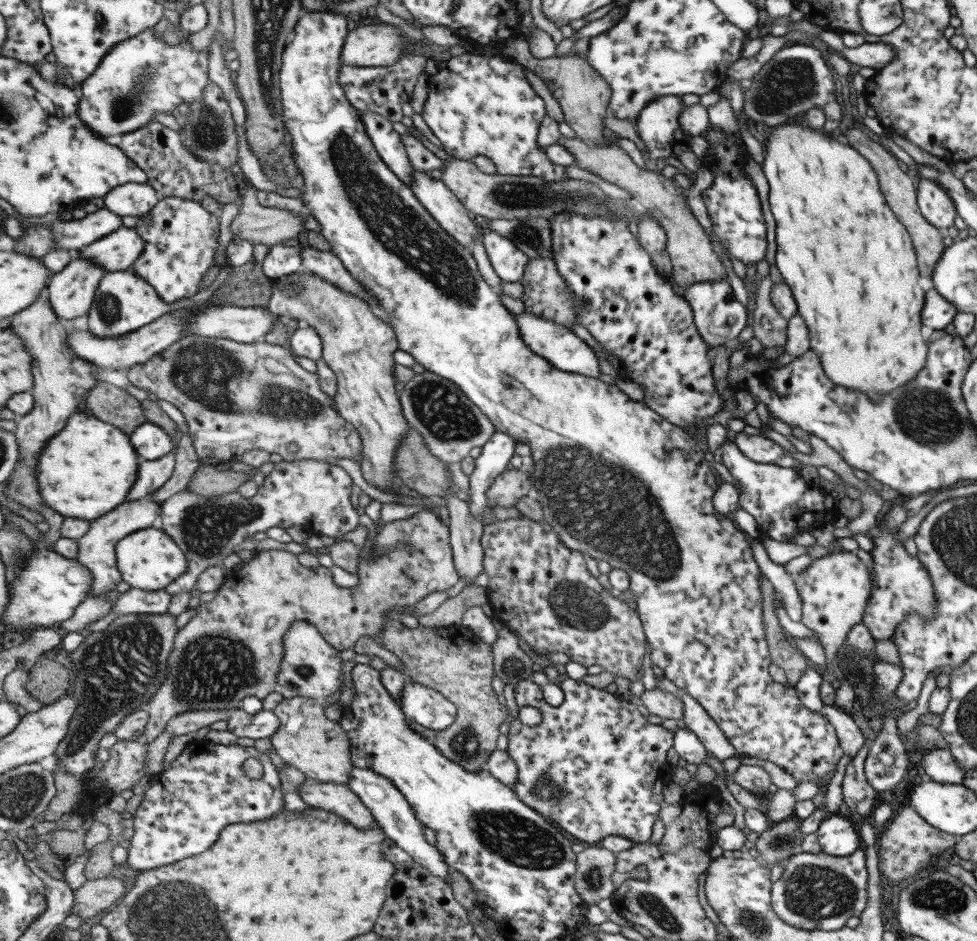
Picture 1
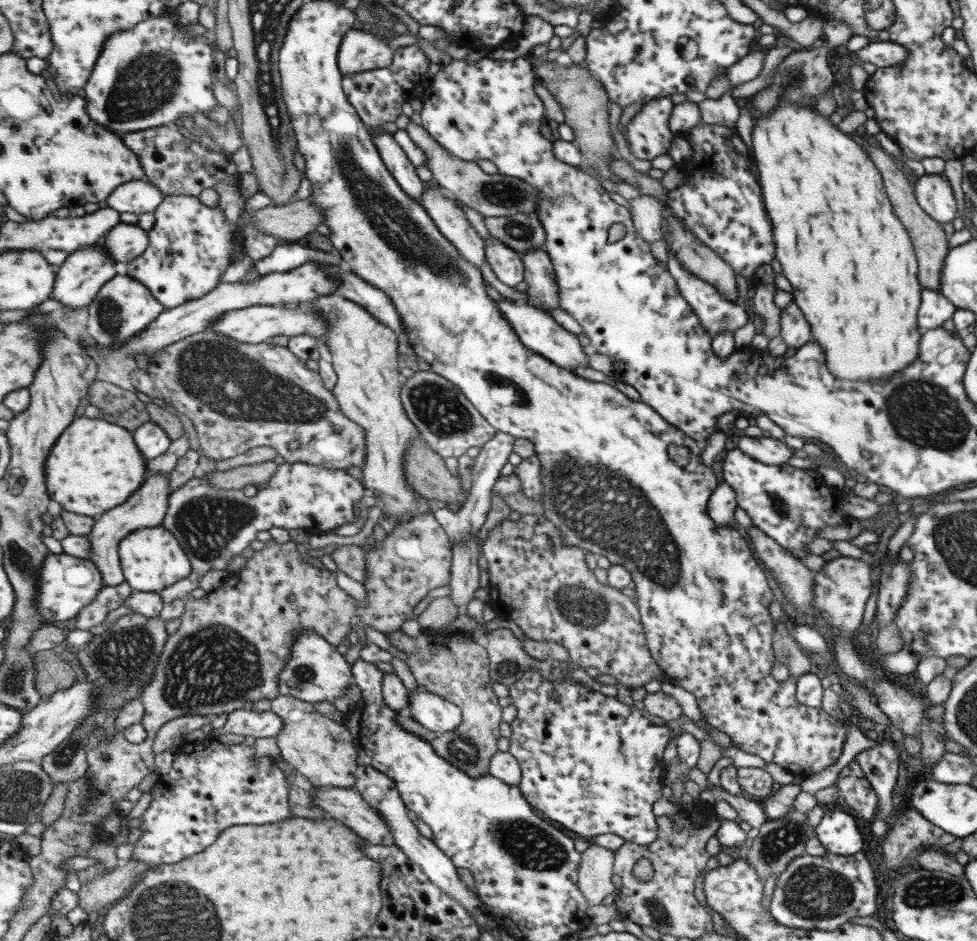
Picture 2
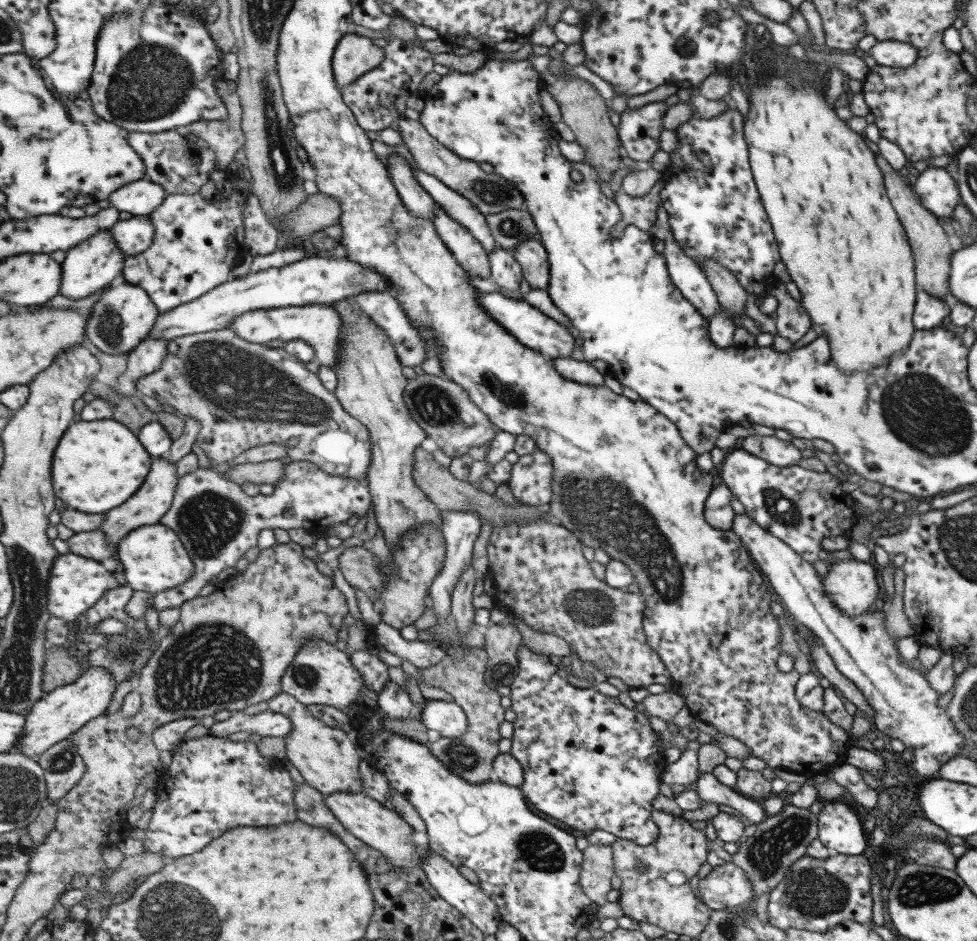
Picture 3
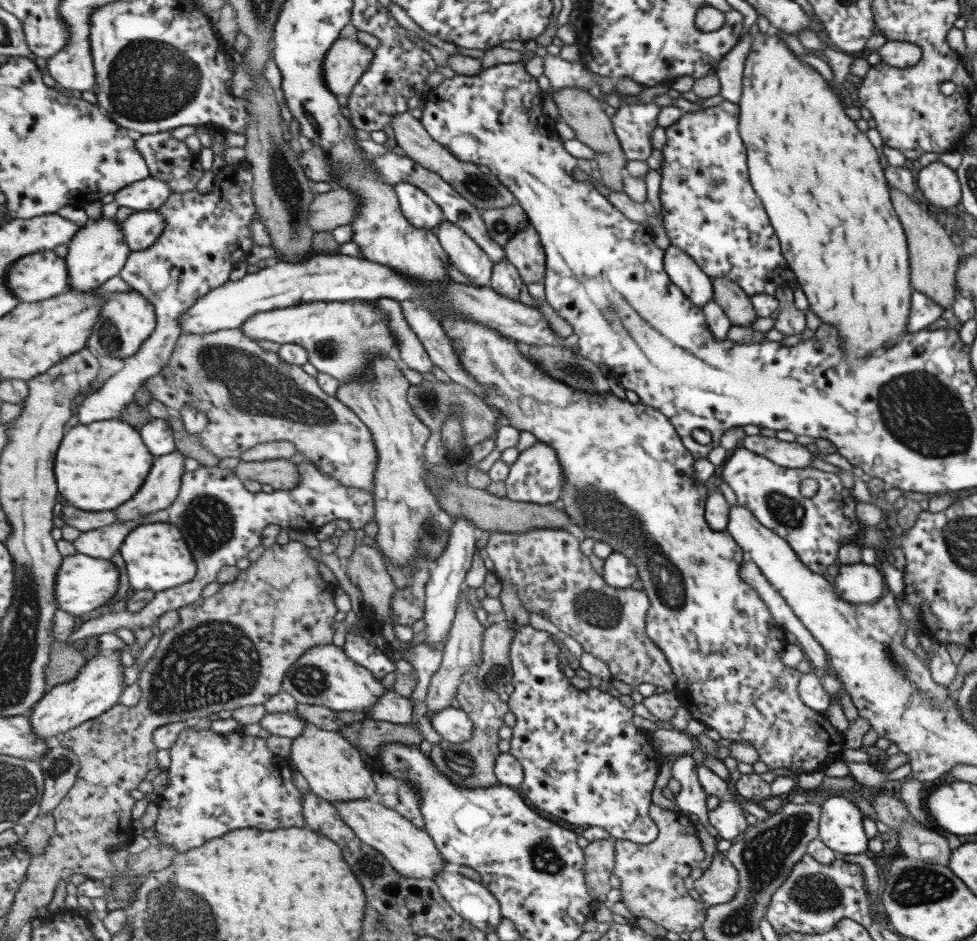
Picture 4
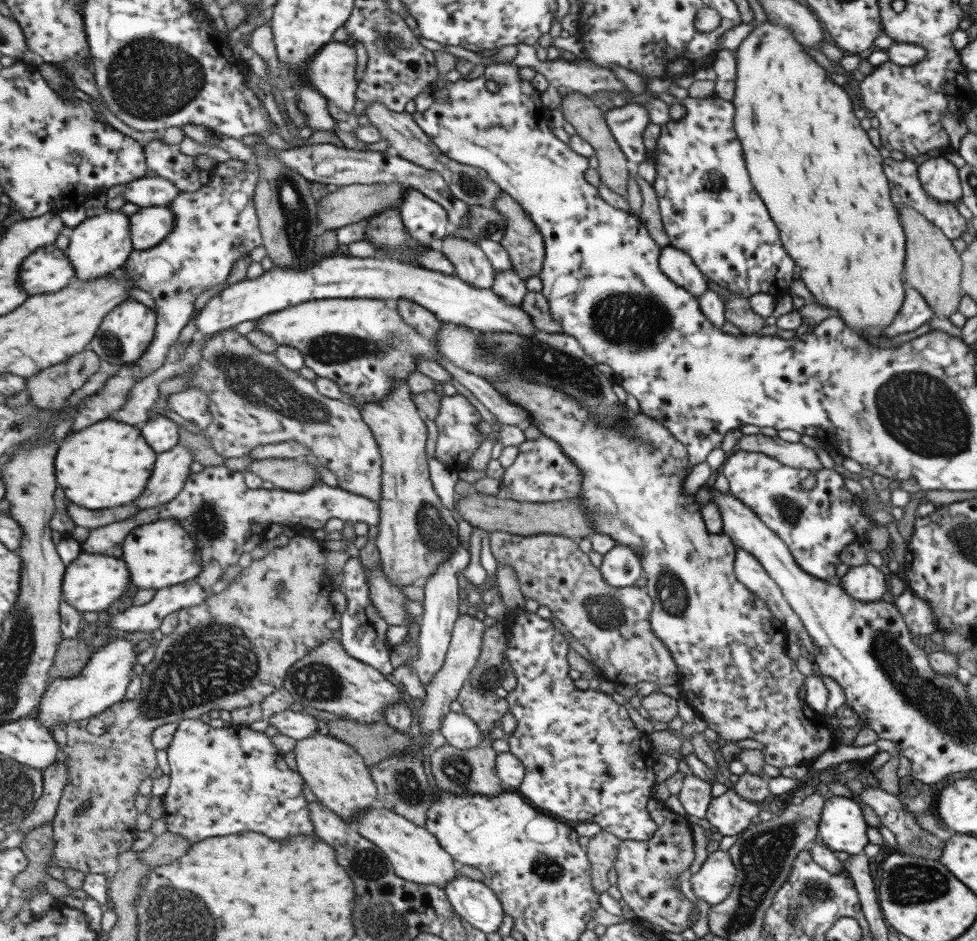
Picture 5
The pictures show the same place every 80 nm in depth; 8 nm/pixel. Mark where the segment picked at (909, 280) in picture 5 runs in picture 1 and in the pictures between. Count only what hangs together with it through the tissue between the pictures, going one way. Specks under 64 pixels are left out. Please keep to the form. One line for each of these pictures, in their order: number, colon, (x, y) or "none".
1: (898, 191)
2: (927, 238)
3: (931, 253)
4: (933, 261)

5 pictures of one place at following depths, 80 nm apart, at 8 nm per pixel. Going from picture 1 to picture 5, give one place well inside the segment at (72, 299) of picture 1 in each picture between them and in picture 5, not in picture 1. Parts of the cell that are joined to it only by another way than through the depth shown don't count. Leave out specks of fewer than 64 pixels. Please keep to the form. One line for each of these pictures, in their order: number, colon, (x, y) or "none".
2: (85, 273)
3: (92, 266)
4: (100, 251)
5: (101, 244)

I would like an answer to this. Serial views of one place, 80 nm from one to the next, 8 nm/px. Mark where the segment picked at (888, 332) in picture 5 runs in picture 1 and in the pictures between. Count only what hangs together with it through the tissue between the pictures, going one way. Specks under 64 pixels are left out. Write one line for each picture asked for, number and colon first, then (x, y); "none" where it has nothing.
1: (936, 313)
2: (934, 309)
3: (929, 311)
4: (922, 311)

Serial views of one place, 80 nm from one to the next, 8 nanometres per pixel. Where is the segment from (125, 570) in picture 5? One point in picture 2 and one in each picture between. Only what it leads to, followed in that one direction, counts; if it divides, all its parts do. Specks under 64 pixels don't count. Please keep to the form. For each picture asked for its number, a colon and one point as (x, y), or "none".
2: (67, 584)
3: (77, 583)
4: (84, 583)

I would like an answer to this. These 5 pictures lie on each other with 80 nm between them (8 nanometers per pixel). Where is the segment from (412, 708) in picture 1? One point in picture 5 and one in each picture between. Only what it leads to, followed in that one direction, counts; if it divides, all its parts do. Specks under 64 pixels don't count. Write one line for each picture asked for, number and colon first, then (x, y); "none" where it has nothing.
2: (437, 713)
3: (445, 719)
4: (453, 724)
5: (460, 730)

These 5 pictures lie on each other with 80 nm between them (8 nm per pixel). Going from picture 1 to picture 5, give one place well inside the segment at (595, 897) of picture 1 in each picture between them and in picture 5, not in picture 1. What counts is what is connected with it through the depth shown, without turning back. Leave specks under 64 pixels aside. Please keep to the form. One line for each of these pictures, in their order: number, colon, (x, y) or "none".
2: (596, 873)
3: (598, 868)
4: (600, 855)
5: (602, 849)

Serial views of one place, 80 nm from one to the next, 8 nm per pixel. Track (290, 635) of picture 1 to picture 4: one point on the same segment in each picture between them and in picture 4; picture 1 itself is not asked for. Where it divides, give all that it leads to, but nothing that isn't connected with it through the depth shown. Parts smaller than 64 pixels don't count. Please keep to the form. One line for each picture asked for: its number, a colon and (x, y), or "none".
2: (317, 672)
3: (321, 673)
4: (325, 675)

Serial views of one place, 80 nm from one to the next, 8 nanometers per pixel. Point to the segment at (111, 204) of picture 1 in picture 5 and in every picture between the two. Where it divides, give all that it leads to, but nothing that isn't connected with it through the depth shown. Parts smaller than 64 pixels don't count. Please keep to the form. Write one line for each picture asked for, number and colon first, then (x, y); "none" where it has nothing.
2: (140, 196)
3: (143, 197)
4: (149, 194)
5: (153, 191)

